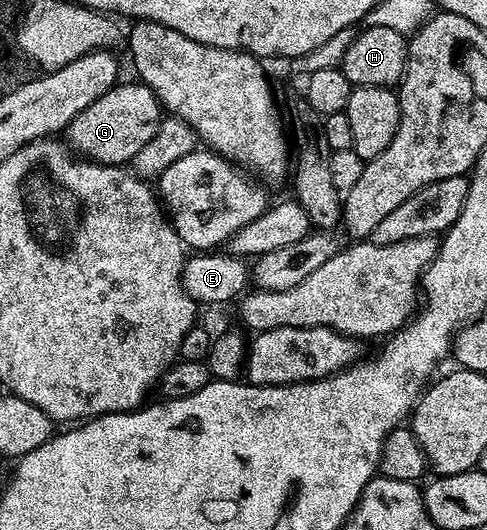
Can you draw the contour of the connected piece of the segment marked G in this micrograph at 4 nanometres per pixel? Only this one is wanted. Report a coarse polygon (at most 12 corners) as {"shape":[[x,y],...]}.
{"shape":[[117,83],[68,124],[73,154],[124,167],[154,138],[160,100]]}

